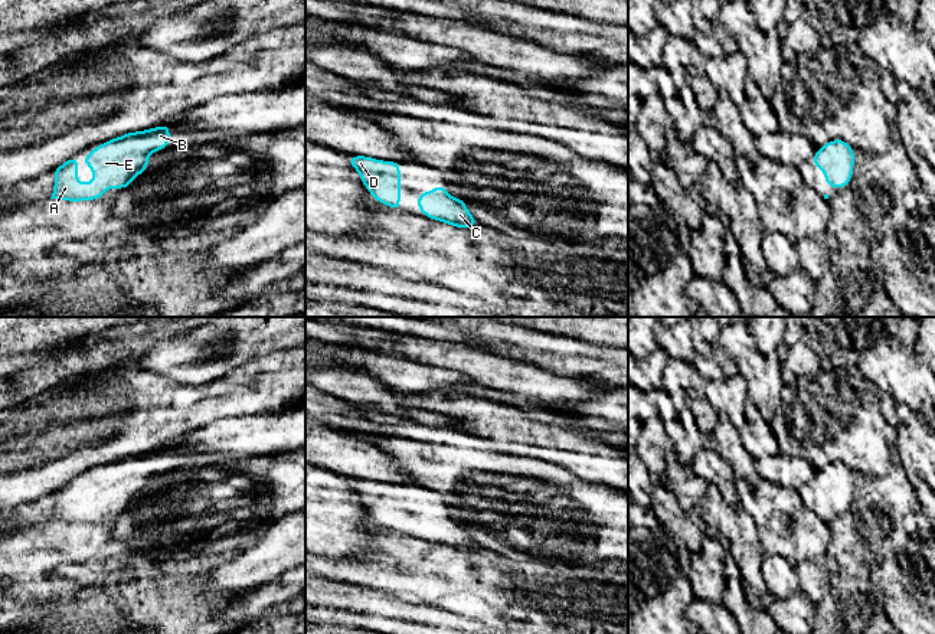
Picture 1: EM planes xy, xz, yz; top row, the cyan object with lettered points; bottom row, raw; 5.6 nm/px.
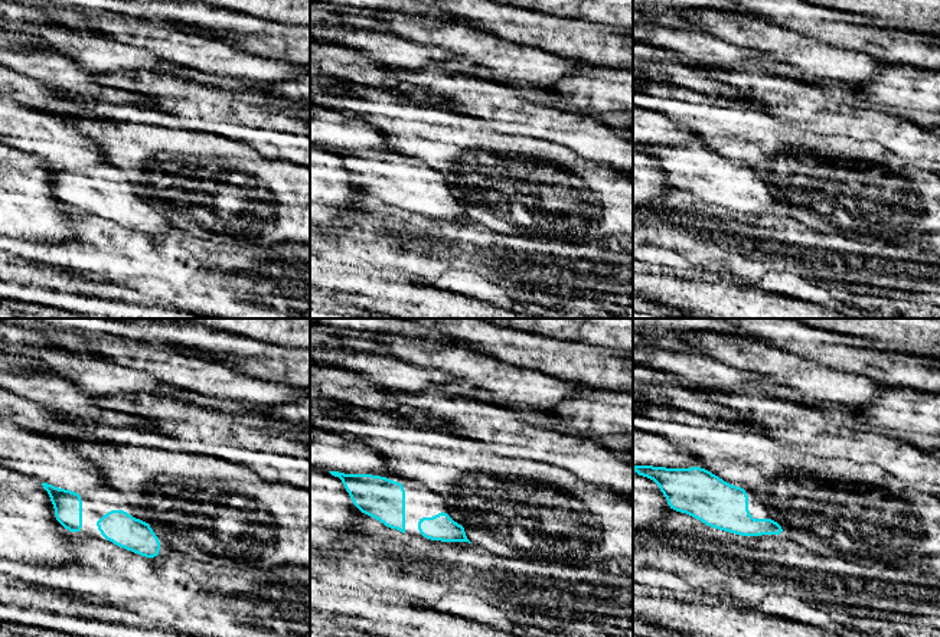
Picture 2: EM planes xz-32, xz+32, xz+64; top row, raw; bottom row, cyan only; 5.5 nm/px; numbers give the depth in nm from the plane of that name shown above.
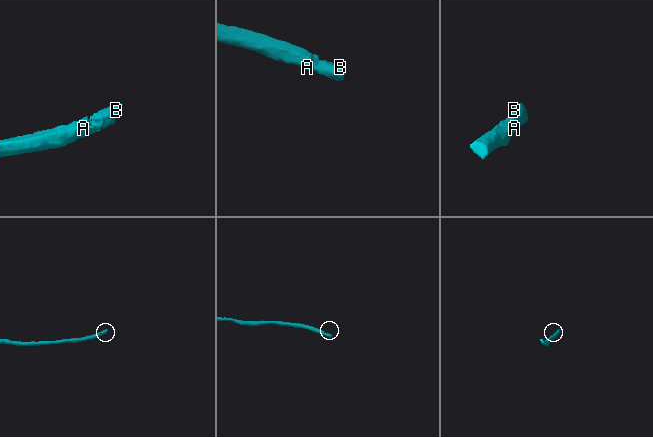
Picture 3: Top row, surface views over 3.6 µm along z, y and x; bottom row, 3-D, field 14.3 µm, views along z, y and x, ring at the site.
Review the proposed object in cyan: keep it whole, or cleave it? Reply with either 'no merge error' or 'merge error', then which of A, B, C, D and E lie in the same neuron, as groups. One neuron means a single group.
no merge error; A B C D E

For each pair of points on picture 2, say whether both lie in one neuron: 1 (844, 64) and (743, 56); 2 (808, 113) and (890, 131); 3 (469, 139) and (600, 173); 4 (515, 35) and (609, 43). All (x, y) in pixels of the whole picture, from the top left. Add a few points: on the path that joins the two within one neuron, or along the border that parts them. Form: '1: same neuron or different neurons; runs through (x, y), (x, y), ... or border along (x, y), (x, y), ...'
1: different neurons; border along (735, 45), (760, 49), (769, 58)
2: same neuron; runs through (828, 114), (870, 124)
3: same neuron; runs through (502, 143), (562, 150), (567, 153)
4: same neuron; runs through (538, 36), (567, 43), (586, 43)

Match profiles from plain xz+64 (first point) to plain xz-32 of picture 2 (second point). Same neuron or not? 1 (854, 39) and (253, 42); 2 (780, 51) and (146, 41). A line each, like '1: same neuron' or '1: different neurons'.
1: same neuron
2: same neuron

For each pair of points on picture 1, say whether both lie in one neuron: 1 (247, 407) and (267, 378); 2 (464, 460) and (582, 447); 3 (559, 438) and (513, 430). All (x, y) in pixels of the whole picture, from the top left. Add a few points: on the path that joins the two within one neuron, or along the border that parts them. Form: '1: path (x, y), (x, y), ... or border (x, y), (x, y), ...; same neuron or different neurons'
1: path (249, 399), (264, 385); same neuron
2: border (530, 456), (561, 464), (565, 469); different neurons
3: path (548, 438), (525, 430); same neuron

